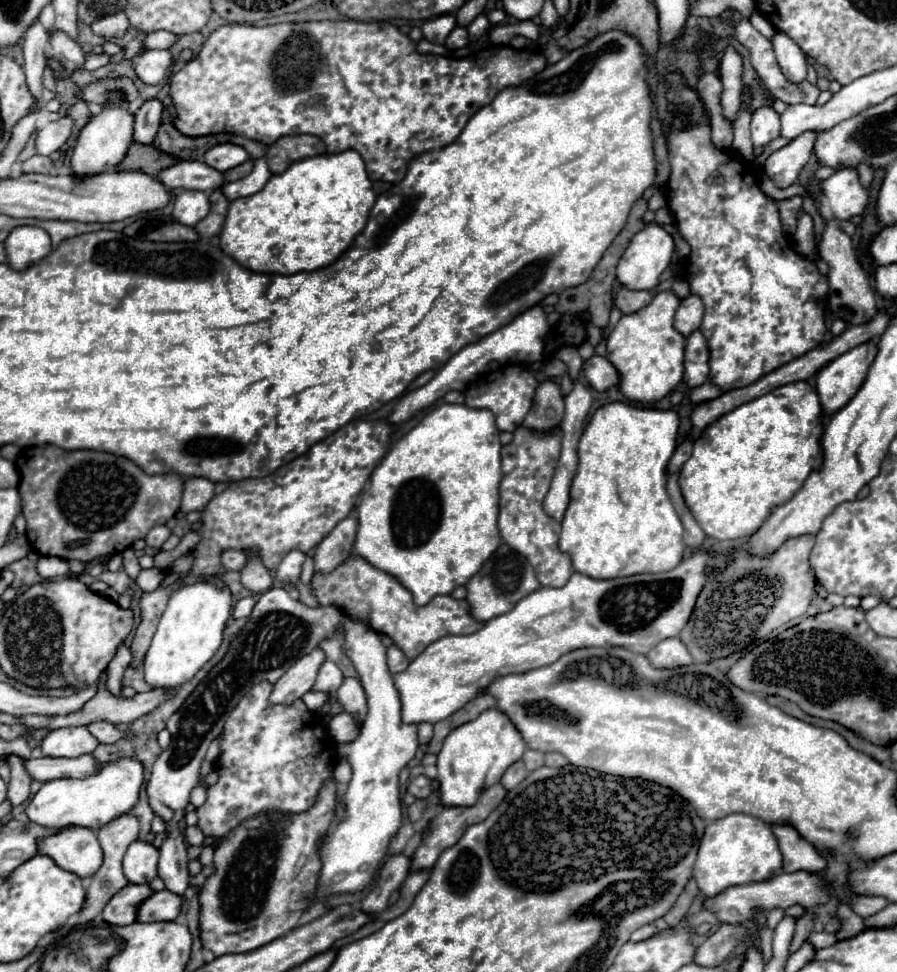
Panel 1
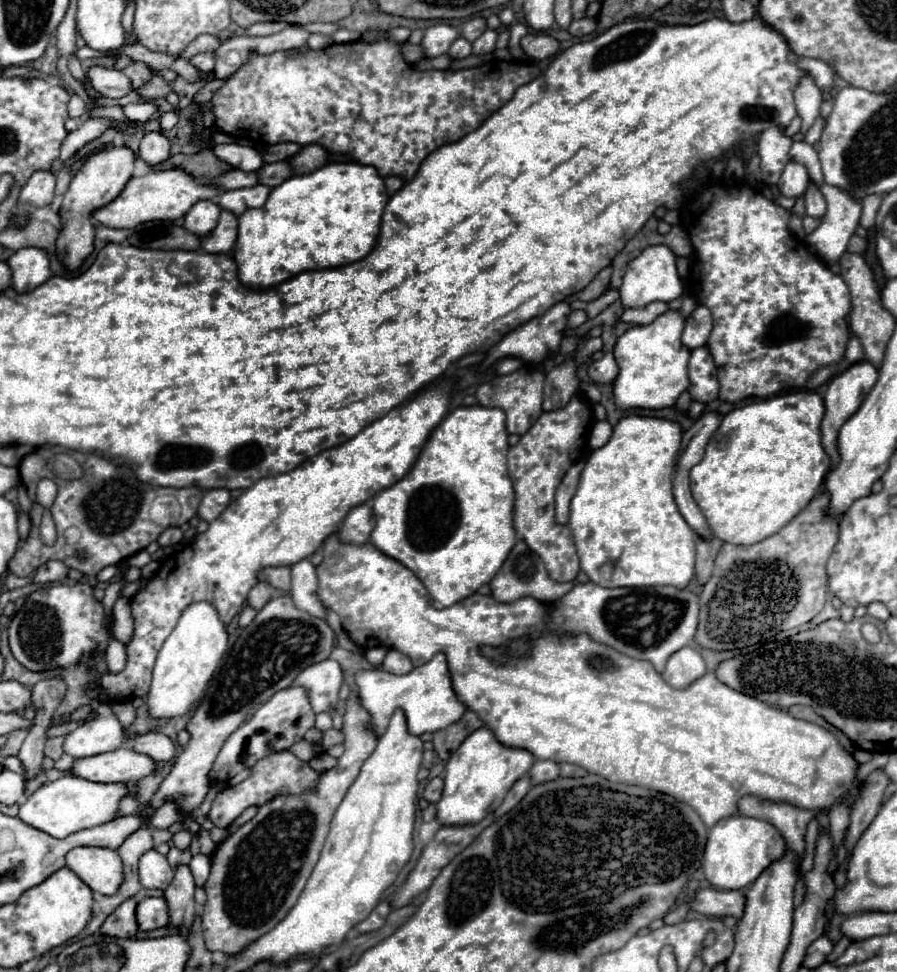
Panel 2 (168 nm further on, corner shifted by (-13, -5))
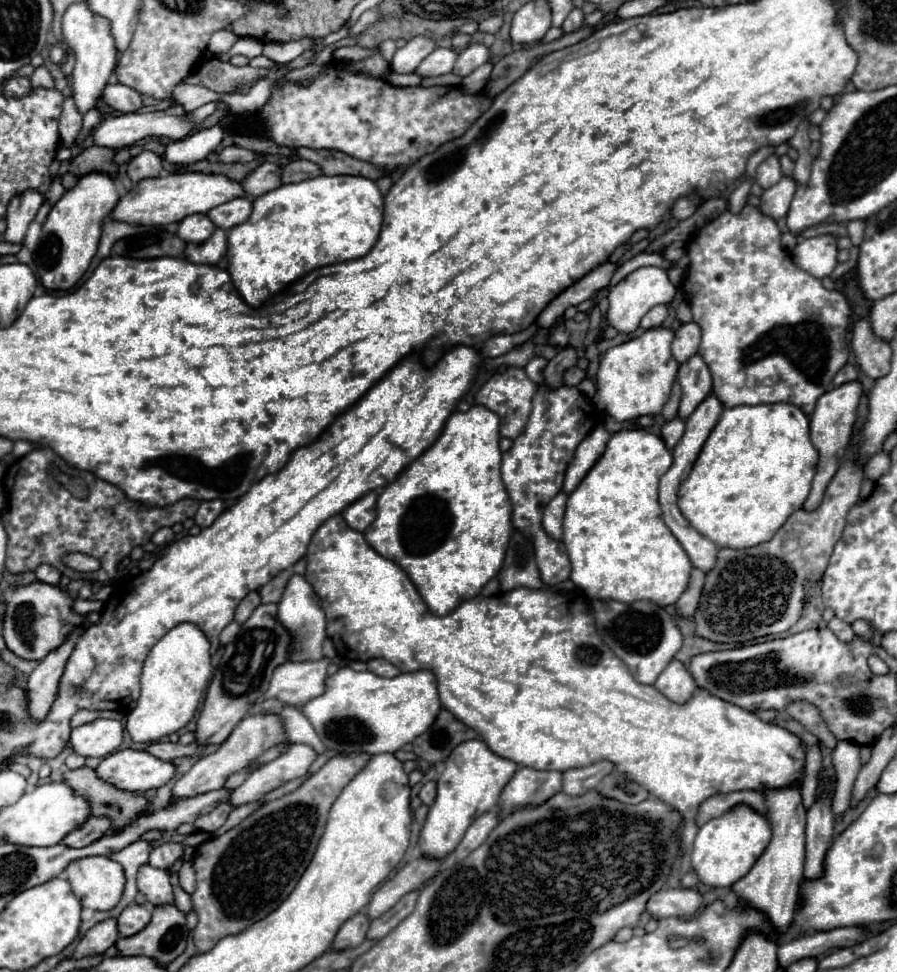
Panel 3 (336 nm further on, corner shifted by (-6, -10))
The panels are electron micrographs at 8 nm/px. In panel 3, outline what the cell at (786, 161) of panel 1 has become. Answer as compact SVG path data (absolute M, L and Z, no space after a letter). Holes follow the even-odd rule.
M784 176L778 184L764 190L760 210L778 220L778 218L788 214L794 194L796 194L796 180L790 176Z

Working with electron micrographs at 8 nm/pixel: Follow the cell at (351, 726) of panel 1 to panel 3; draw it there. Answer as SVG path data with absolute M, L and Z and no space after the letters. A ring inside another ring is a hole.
M292 744L286 754L264 764L260 770L252 772L242 786L232 790L230 802L234 806L258 802L266 792L282 786L288 780L304 776L316 758L318 752L312 746Z

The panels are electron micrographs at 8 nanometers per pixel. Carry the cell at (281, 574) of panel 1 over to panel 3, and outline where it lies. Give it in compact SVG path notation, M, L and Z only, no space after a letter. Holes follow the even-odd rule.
M292 574L286 584L282 602L278 604L276 616L292 634L292 660L320 660L322 658L322 640L326 638L326 616L322 606L318 604L318 596L314 594L310 582L302 574Z

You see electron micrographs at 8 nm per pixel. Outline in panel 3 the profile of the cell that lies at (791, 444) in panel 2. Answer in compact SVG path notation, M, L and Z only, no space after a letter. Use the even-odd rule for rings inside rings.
M788 402L734 406L722 412L716 428L708 436L690 476L682 482L678 506L684 518L720 548L750 548L768 542L788 516L802 508L818 464L818 452L810 442L808 416Z

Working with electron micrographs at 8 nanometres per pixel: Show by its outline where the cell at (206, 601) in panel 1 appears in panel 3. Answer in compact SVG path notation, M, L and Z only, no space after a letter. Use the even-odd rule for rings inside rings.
M182 622L176 628L172 628L148 654L146 662L144 662L144 672L142 672L142 694L138 698L136 708L128 714L128 732L132 736L134 742L156 742L162 736L168 736L172 732L178 732L180 728L184 728L196 708L198 702L202 698L202 690L206 690L208 682L212 678L212 656L210 656L210 642L206 638L206 634L192 622Z

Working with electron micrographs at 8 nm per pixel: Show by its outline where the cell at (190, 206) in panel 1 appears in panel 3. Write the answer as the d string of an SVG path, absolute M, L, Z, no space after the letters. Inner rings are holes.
M190 214L186 216L180 224L178 224L178 236L184 242L204 242L212 232L214 232L214 224L206 214Z

